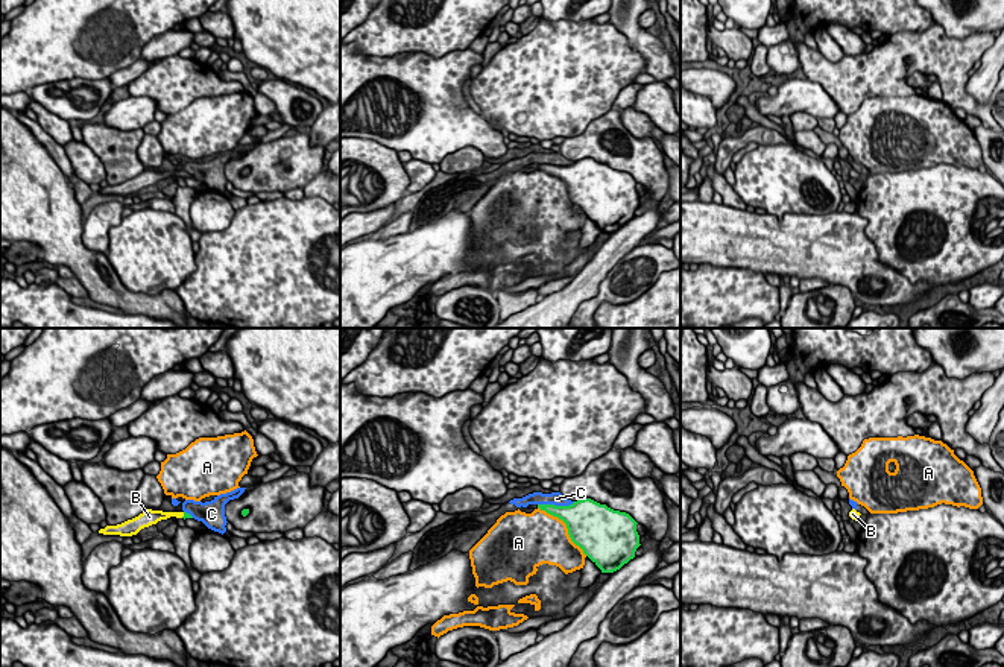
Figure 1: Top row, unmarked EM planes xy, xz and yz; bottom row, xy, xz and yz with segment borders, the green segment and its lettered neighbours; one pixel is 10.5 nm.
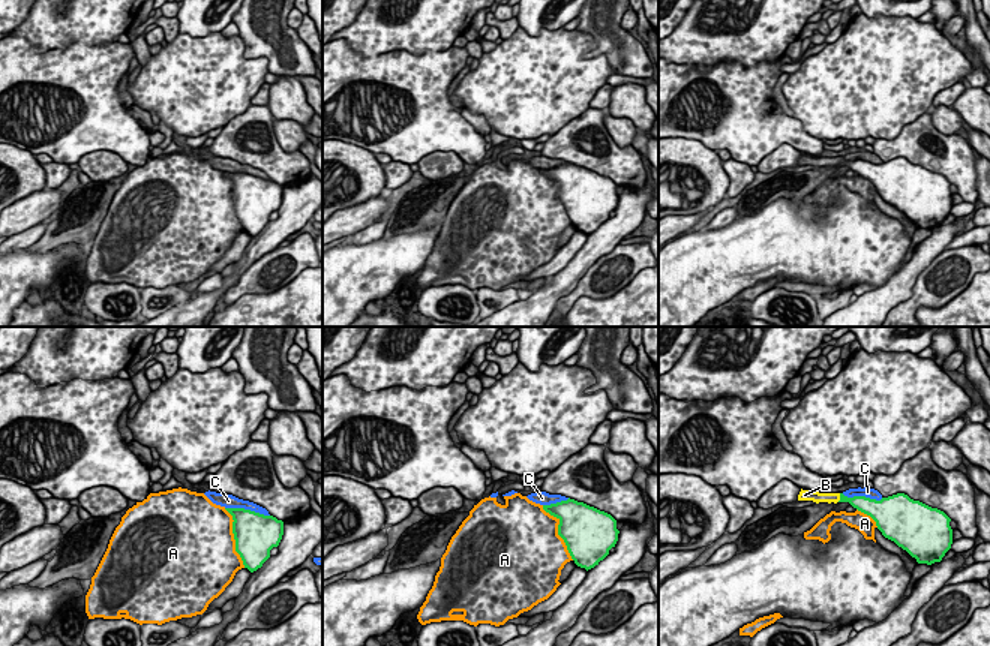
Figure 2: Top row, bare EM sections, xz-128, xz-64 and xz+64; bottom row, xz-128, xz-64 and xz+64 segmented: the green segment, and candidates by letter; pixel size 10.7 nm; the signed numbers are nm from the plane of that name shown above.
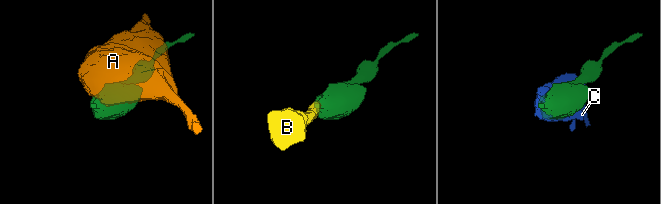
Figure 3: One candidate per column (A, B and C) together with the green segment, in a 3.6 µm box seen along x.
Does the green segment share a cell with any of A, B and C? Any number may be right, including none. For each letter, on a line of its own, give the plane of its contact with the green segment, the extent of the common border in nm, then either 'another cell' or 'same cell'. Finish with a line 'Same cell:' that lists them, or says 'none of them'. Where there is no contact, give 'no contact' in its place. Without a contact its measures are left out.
A: contact in xz; length 750 nm; another cell
B: contact in xy; length 70 nm; same cell
C: contact in xz; length 400 nm; another cell
Same cell: B

